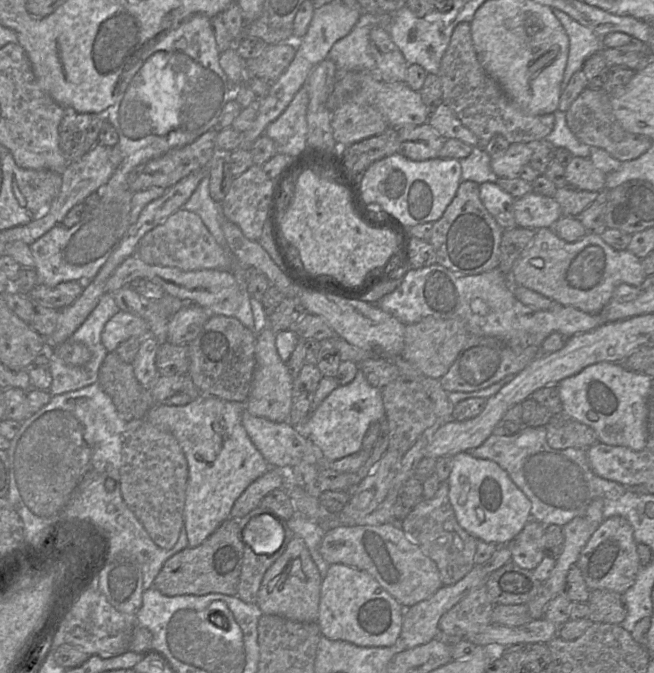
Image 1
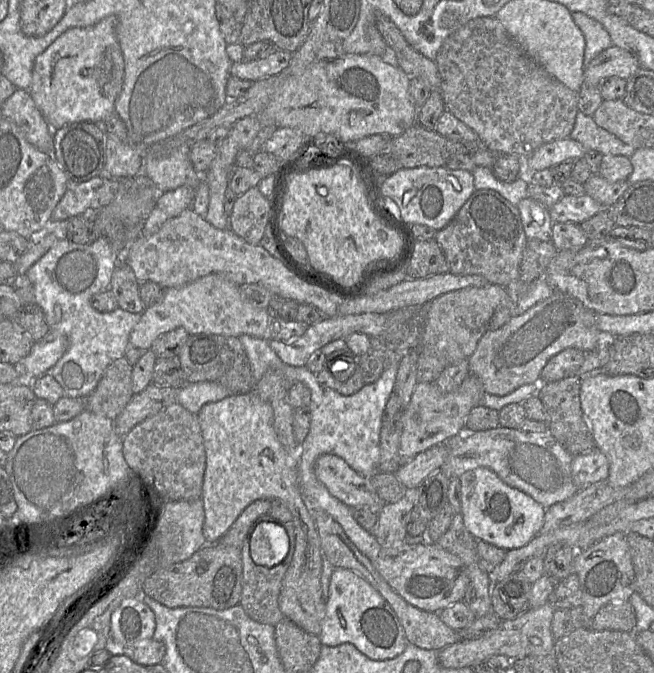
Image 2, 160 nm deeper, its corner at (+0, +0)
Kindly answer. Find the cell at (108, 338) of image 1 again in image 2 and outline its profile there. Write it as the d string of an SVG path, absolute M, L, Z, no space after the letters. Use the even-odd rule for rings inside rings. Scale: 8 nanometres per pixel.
M210 274L181 287L165 289L162 300L145 308L139 322L129 336L129 346L149 350L153 342L162 334L183 327L189 335L217 334L240 337L250 335L268 339L270 315L264 308L253 307L240 295L239 286L228 277Z

